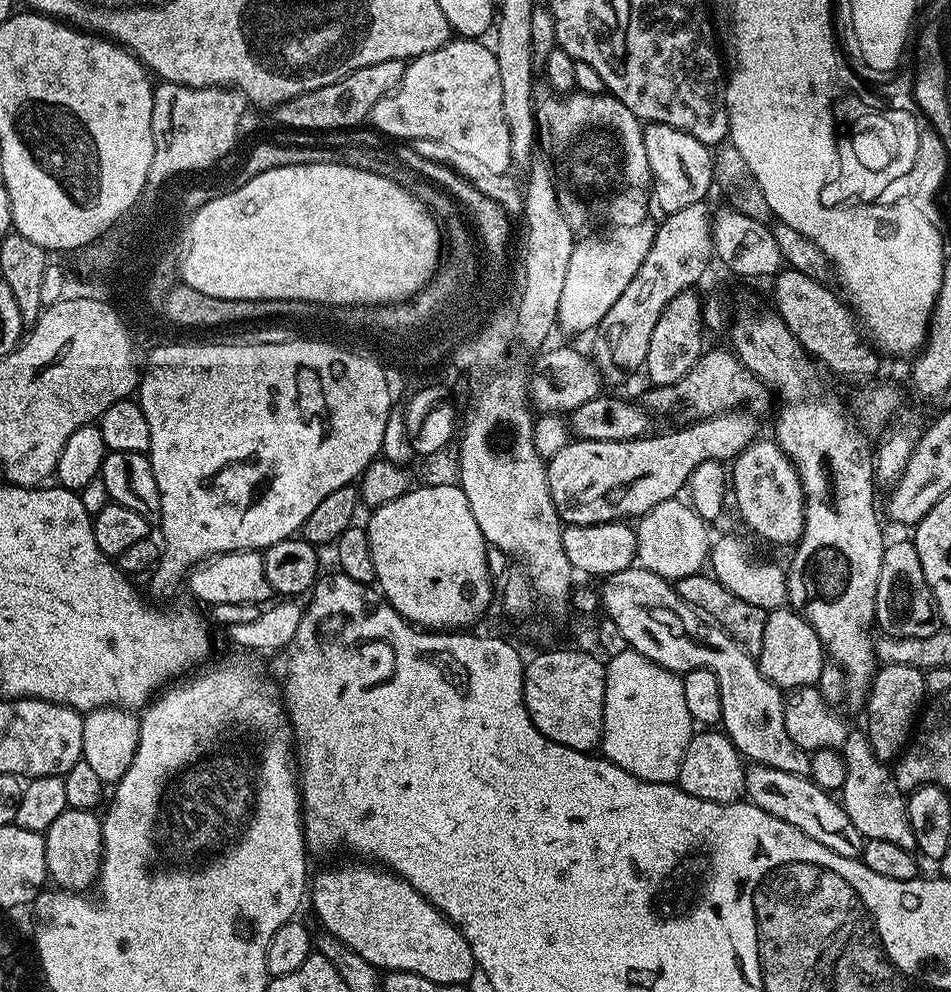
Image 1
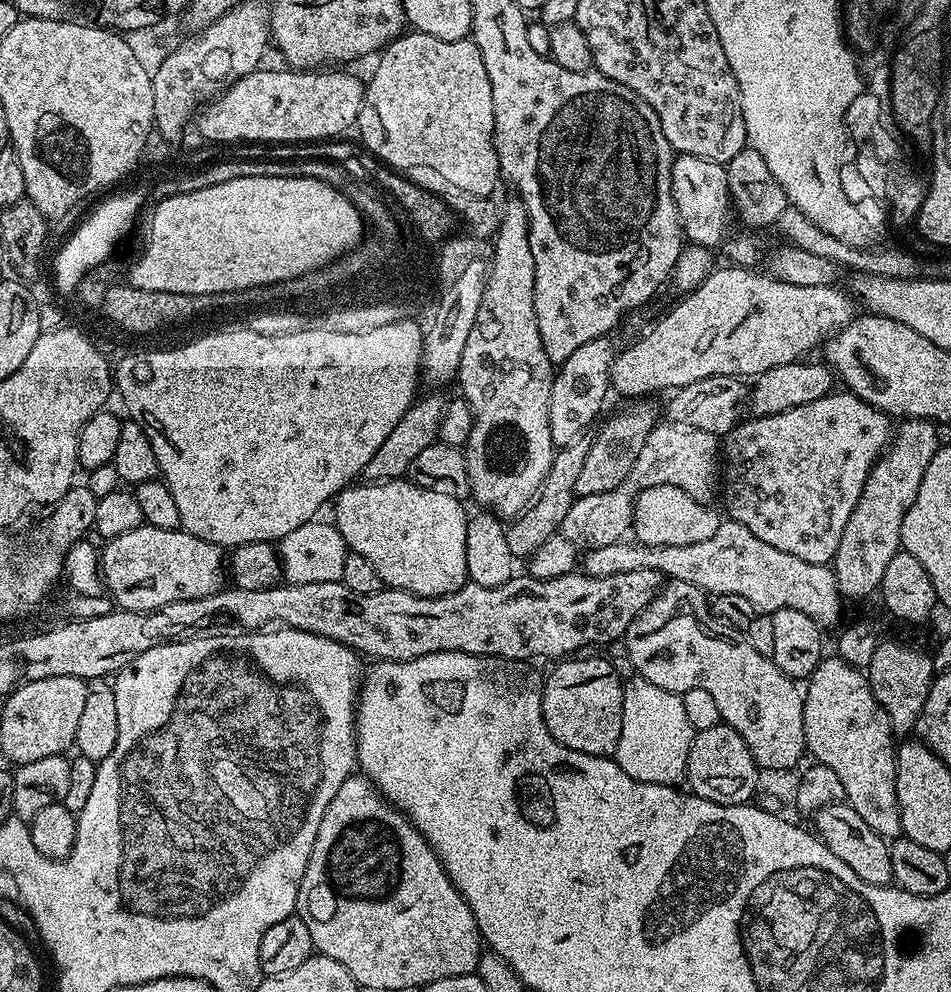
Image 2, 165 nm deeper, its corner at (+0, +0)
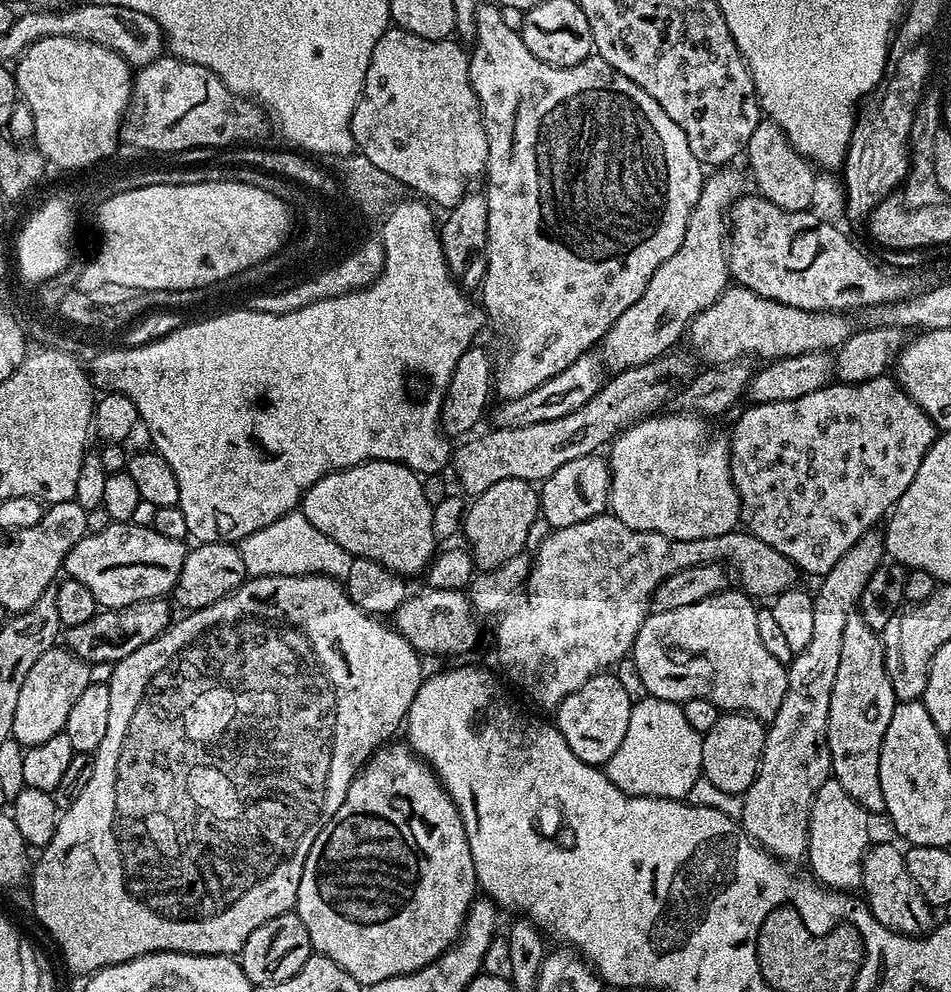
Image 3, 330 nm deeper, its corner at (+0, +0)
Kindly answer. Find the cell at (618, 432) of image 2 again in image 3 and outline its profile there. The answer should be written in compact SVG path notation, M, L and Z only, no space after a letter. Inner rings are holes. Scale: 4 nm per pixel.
M593 454L574 458L574 462L566 462L566 466L554 470L550 478L539 485L540 511L542 520L548 523L549 529L578 526L578 522L586 522L595 516L603 516L609 511L610 490L612 489L612 470L603 455Z

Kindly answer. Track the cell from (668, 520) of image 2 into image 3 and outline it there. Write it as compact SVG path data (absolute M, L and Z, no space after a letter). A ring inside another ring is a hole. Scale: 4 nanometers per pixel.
M672 410L669 416L662 415L664 414L652 414L647 418L639 419L635 423L629 424L611 441L610 449L612 448L612 453L607 453L606 456L608 467L612 470L612 489L610 490L610 498L608 499L611 515L616 516L622 522L626 522L626 526L630 526L634 530L662 534L666 538L674 538L675 540L714 538L718 534L726 534L733 531L741 523L740 499L738 498L738 490L734 486L732 475L730 474L728 440L720 436L712 436L708 440L709 421L695 414L689 414L683 410Z

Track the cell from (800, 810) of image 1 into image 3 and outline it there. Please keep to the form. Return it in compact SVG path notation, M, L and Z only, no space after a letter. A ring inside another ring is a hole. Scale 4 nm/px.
M873 843L864 855L863 866L862 892L865 892L863 895L874 918L878 918L878 922L882 922L882 926L886 926L891 932L903 936L919 938L928 935L934 927L934 909L926 902L926 898L922 898L922 890L918 890L914 878L910 878L906 871L904 852L892 844Z

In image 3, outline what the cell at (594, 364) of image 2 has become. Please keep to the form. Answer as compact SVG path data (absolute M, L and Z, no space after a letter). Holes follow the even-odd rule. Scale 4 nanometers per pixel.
M716 170L705 179L702 190L698 194L698 202L690 214L690 222L686 222L686 238L658 270L654 270L654 278L646 282L646 290L642 290L642 298L630 306L630 310L622 313L622 318L610 326L598 345L598 355L609 373L615 374L642 366L651 360L657 360L665 352L671 352L676 344L687 333L689 324L699 312L706 310L723 294L730 284L728 270L728 253L726 237L730 232L730 224L726 213L732 205L745 195L746 188L740 176L732 170Z

